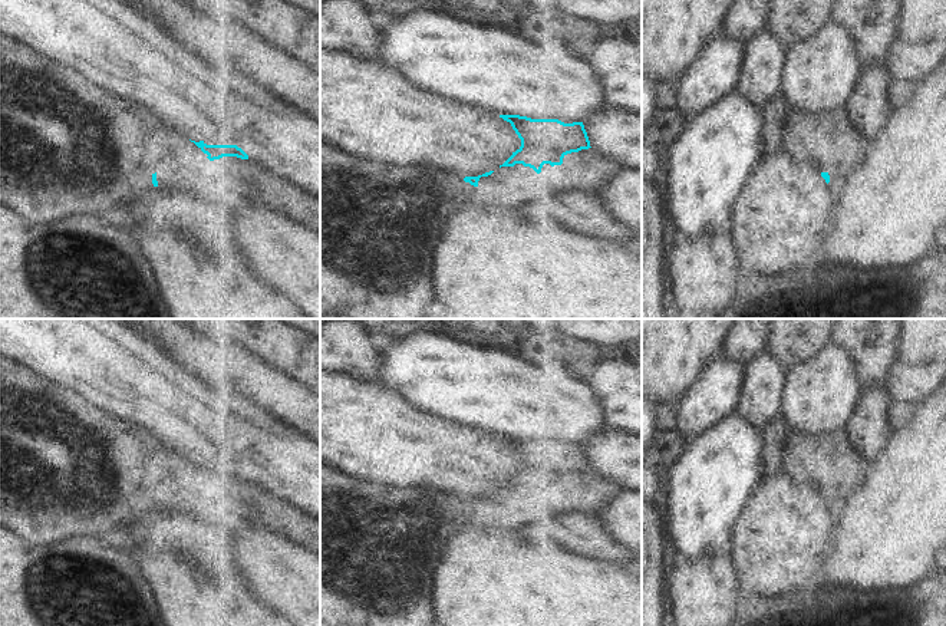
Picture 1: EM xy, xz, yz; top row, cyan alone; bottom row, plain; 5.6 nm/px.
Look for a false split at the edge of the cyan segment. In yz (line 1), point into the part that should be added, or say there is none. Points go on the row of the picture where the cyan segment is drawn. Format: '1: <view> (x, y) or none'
1: none

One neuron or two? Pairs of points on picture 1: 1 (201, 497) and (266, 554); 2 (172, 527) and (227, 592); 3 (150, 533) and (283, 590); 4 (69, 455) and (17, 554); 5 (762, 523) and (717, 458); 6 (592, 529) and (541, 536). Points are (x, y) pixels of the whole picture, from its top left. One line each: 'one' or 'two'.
1: two
2: two
3: one
4: two
5: two
6: one

